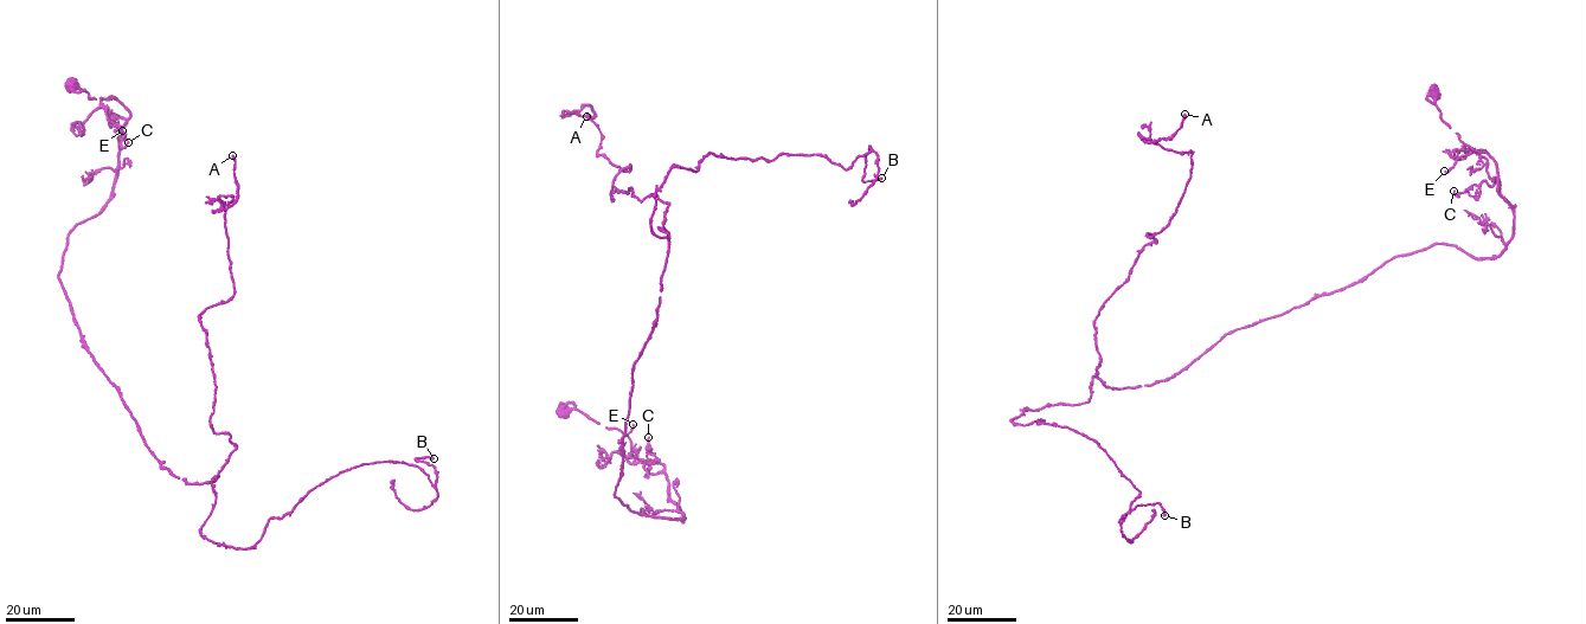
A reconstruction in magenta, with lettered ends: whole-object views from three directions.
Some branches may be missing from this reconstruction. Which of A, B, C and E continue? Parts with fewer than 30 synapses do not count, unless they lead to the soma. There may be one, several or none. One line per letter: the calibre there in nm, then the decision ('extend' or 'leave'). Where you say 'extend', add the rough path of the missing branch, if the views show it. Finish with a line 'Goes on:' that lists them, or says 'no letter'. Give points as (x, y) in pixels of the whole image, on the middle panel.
A: calibre 480 nm; leave
B: calibre 440 nm; leave
C: calibre 190 nm; leave
E: calibre 220 nm; leave
Goes on: no letter

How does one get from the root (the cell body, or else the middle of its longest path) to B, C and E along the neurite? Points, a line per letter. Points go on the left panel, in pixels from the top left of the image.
B: (70, 85), (129, 120), (58, 277), (160, 465), (217, 476), (204, 539), (434, 458)
C: (70, 85), (114, 96), (101, 107), (128, 142)
E: (70, 85), (77, 85), (89, 97), (114, 96), (103, 98), (101, 103), (108, 118), (122, 130)

